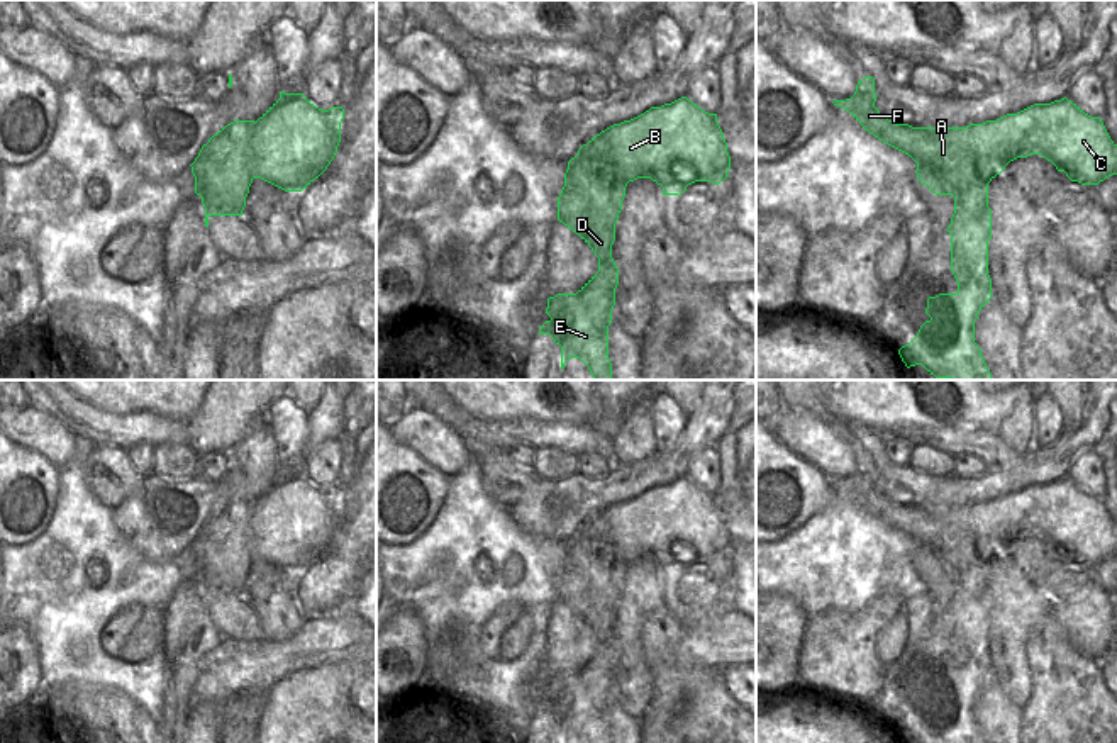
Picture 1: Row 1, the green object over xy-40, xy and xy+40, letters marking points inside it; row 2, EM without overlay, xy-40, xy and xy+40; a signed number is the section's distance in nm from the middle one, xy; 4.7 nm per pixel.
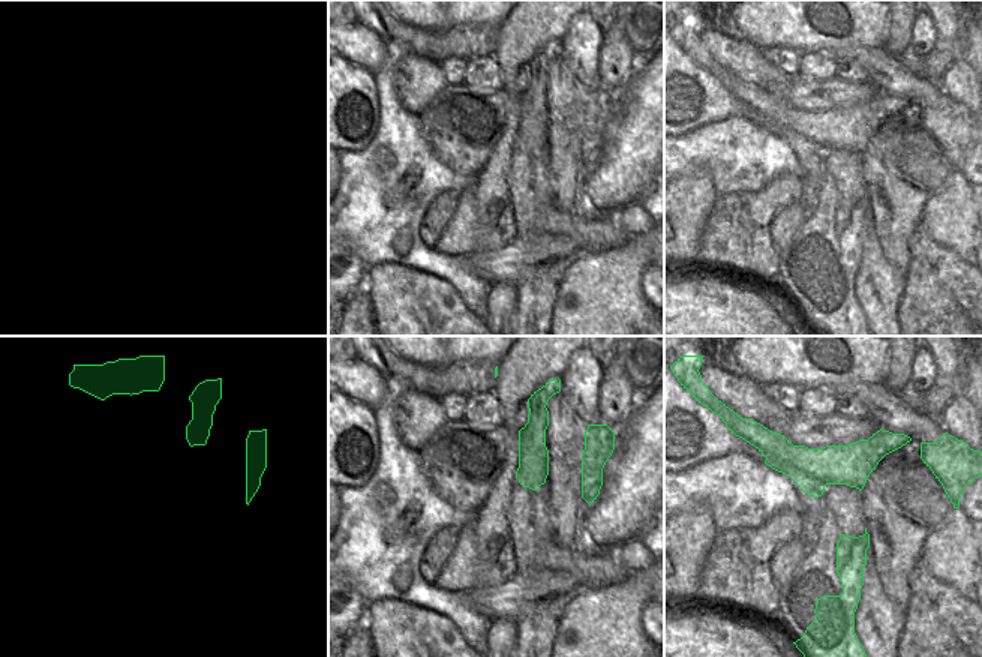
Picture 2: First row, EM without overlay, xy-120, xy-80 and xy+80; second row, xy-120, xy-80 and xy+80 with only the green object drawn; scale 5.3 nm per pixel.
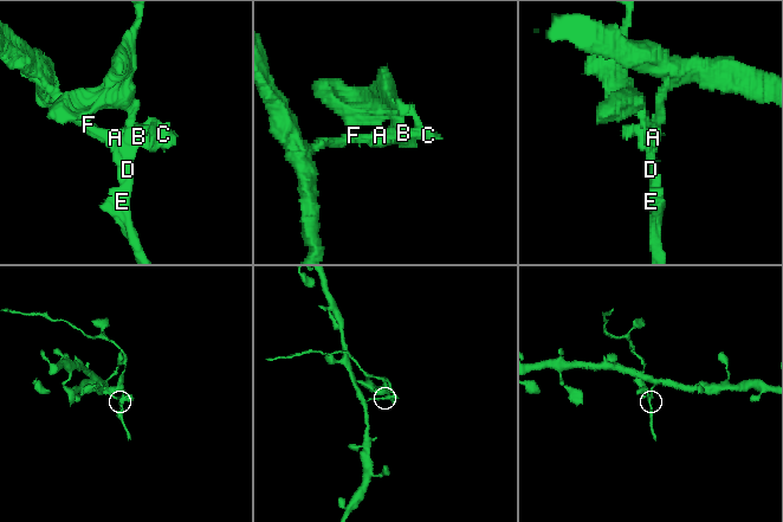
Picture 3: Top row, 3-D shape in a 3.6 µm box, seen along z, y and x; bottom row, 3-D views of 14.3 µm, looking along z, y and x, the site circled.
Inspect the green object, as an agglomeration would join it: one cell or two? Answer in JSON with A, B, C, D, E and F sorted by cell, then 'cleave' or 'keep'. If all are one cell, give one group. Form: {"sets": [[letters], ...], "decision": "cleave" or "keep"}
{"sets": [["A", "B", "C", "F"], ["D", "E"]], "decision": "cleave"}

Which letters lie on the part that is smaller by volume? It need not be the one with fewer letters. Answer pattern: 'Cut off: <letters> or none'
Cut off: D, E

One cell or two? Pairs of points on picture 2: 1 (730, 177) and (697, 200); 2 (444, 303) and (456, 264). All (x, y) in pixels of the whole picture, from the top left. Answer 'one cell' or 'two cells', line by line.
1: two cells
2: two cells

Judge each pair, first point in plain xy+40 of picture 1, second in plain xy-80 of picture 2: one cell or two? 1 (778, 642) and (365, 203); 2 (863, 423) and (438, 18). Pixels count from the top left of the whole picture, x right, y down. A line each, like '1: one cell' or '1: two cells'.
1: two cells
2: one cell

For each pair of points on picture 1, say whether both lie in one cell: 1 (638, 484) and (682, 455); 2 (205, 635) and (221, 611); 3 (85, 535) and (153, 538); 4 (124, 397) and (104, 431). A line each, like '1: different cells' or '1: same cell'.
1: same cell
2: different cells
3: different cells
4: different cells

